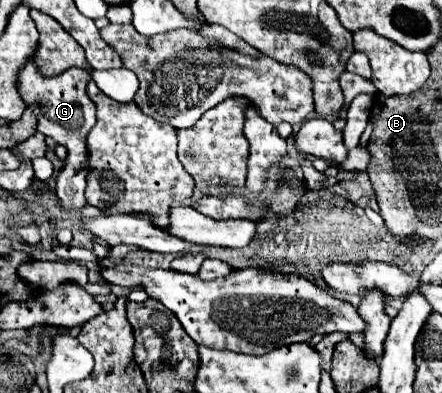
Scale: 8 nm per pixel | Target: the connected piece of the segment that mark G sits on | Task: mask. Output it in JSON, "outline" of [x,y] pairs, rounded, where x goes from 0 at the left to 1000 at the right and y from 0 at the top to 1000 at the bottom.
{"outline":[[[75,142],[52,163],[43,183],[43,234],[48,249],[61,265],[93,265],[93,285],[84,295],[84,331],[102,341],[106,351],[120,351],[124,361],[143,366],[152,377],[154,392],[147,410],[147,425],[127,453],[124,499],[133,509],[133,524],[143,534],[188,534],[192,529],[192,468],[197,468],[197,341],[206,336],[215,316],[215,265],[197,244],[197,204],[201,183],[183,173],[156,173],[138,183],[133,193],[93,193],[84,183]]]}

